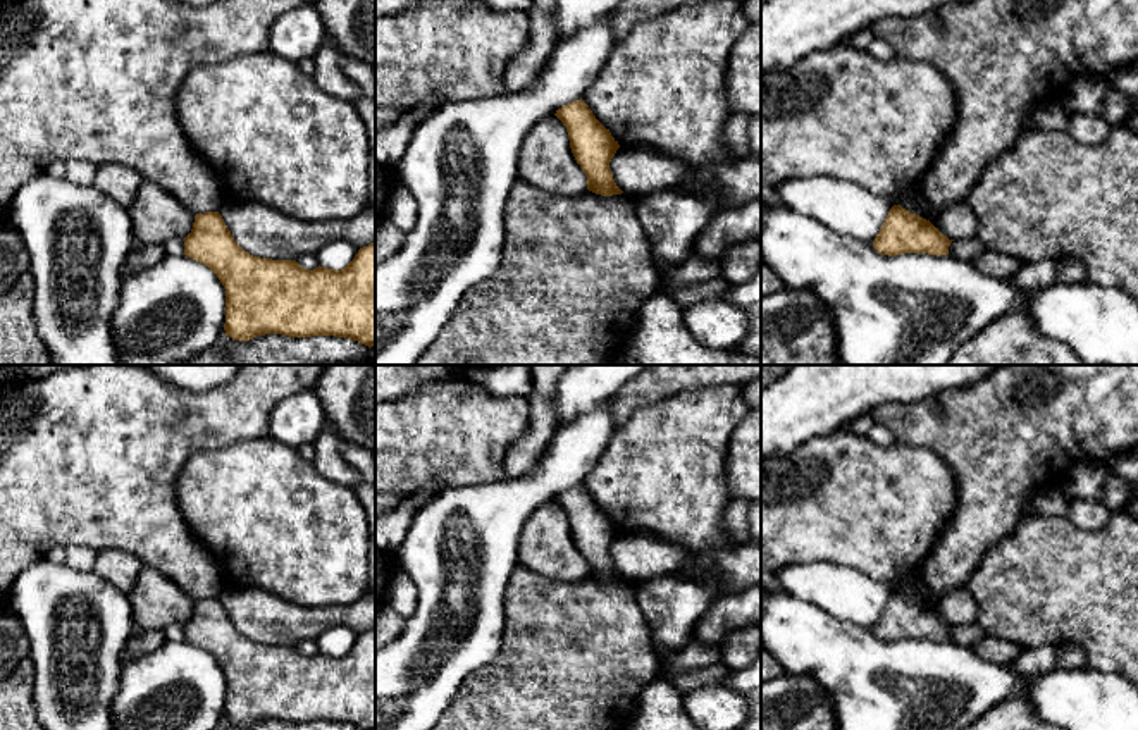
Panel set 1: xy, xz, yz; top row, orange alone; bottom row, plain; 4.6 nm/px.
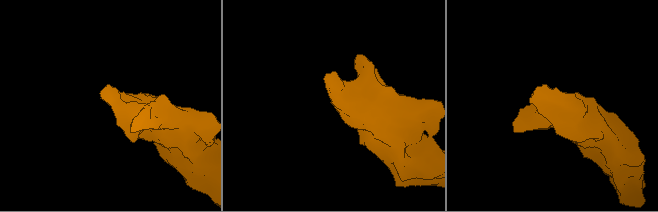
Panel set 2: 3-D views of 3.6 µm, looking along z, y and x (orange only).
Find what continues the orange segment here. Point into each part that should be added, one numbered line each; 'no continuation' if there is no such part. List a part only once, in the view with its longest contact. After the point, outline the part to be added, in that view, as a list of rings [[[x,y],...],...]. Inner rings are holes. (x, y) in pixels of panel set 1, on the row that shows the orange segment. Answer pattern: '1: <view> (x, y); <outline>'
no continuation

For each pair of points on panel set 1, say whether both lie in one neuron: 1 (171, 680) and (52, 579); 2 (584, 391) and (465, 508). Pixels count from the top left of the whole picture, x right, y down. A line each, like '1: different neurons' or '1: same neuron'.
1: same neuron
2: same neuron

